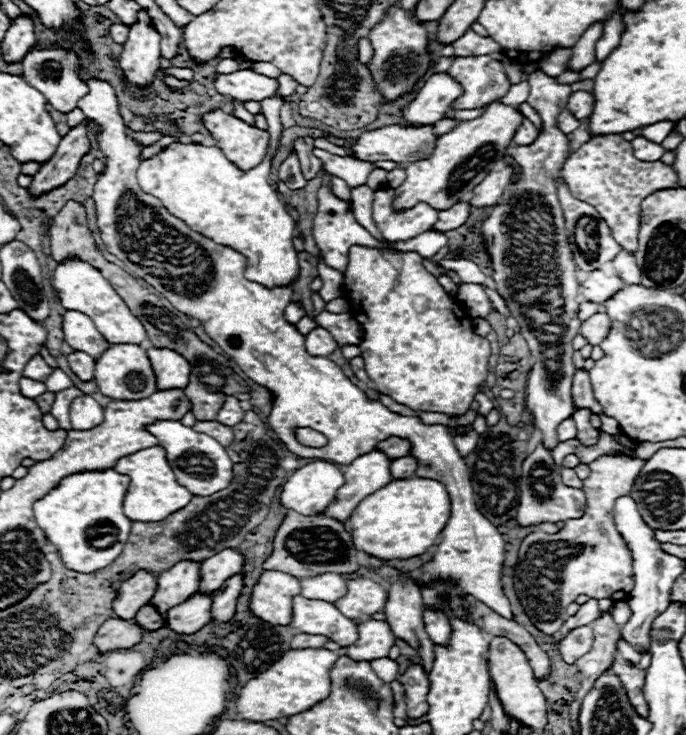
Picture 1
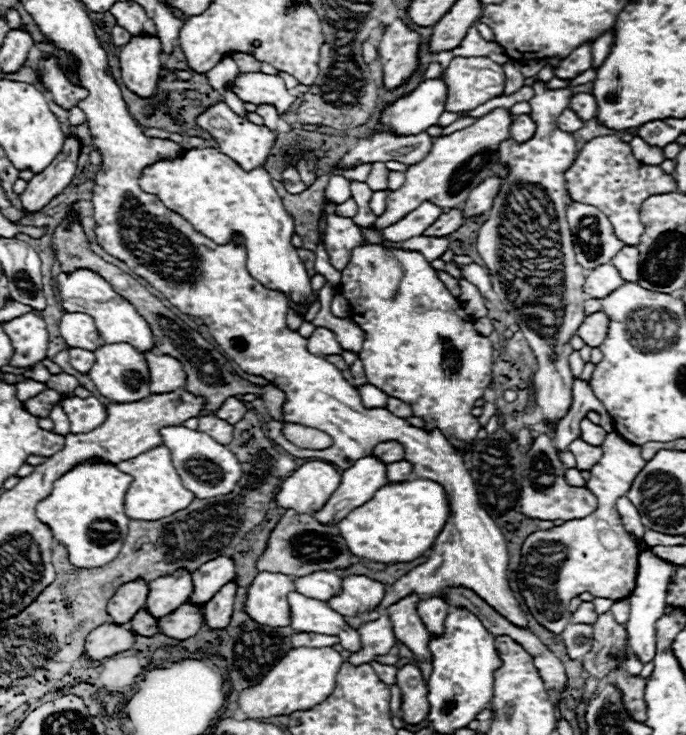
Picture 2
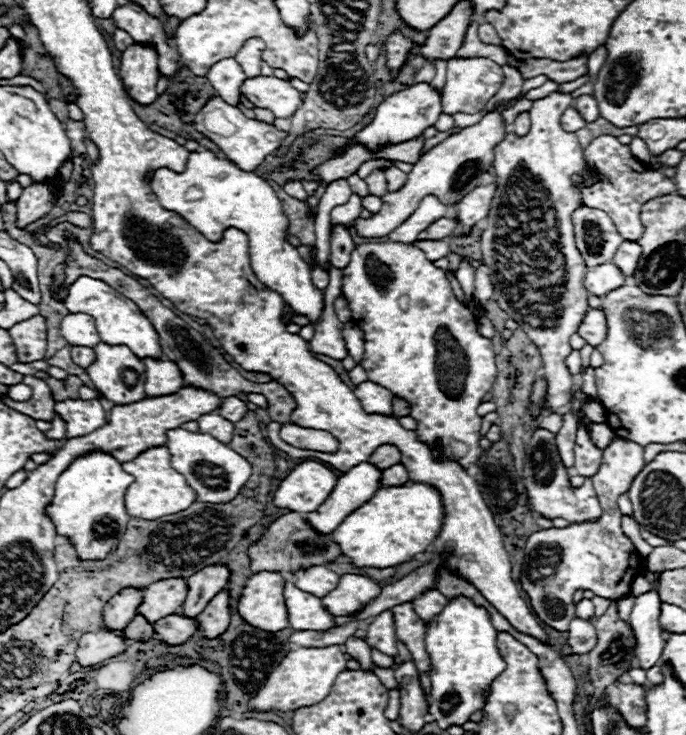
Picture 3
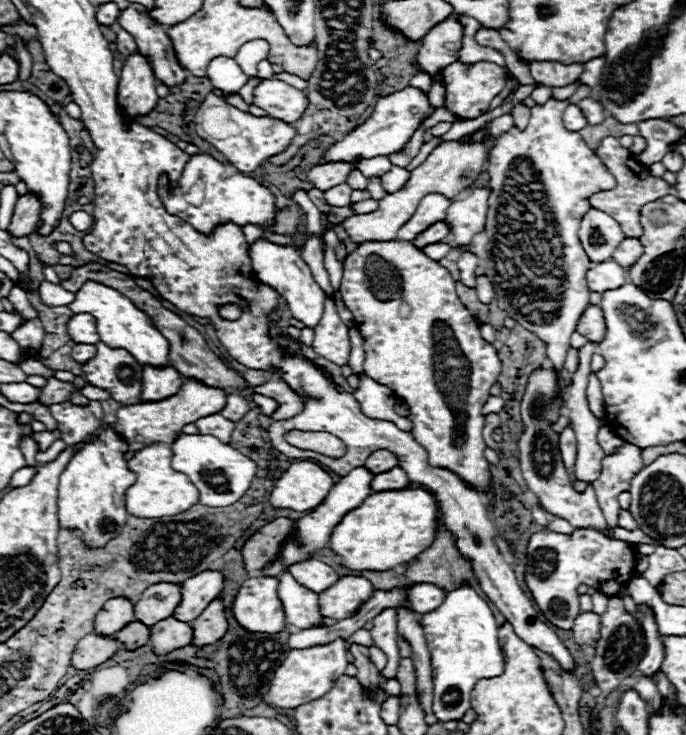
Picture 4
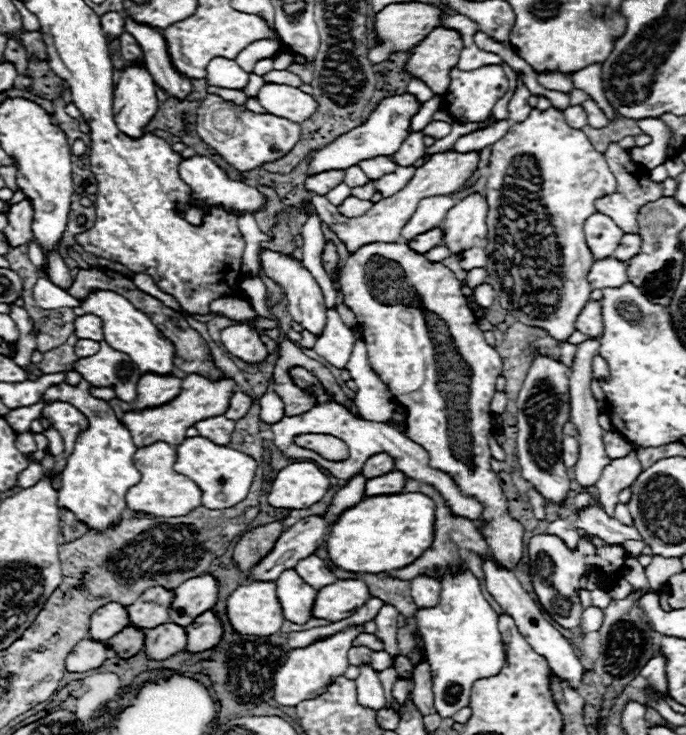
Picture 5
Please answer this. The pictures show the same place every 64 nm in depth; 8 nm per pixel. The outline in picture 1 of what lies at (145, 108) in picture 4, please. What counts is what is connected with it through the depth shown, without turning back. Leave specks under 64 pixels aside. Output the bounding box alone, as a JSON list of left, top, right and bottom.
[120,10,160,88]

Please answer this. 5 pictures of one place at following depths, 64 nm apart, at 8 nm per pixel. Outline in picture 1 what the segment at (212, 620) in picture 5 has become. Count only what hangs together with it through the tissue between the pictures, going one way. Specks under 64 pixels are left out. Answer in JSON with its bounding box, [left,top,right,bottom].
[212,574,242,622]

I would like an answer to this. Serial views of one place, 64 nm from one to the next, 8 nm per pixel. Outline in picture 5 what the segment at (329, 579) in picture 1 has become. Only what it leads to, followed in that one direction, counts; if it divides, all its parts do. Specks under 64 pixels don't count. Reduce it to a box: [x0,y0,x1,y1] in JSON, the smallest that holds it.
[294,554,334,590]

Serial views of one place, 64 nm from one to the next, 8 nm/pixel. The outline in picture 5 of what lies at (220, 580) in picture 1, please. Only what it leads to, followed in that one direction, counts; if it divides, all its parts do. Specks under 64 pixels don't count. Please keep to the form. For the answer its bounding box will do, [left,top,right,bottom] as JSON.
[170,574,218,626]

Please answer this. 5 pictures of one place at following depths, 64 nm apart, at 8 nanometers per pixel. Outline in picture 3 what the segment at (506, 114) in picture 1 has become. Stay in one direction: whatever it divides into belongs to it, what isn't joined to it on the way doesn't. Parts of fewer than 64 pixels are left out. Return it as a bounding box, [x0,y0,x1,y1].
[352,112,506,238]

